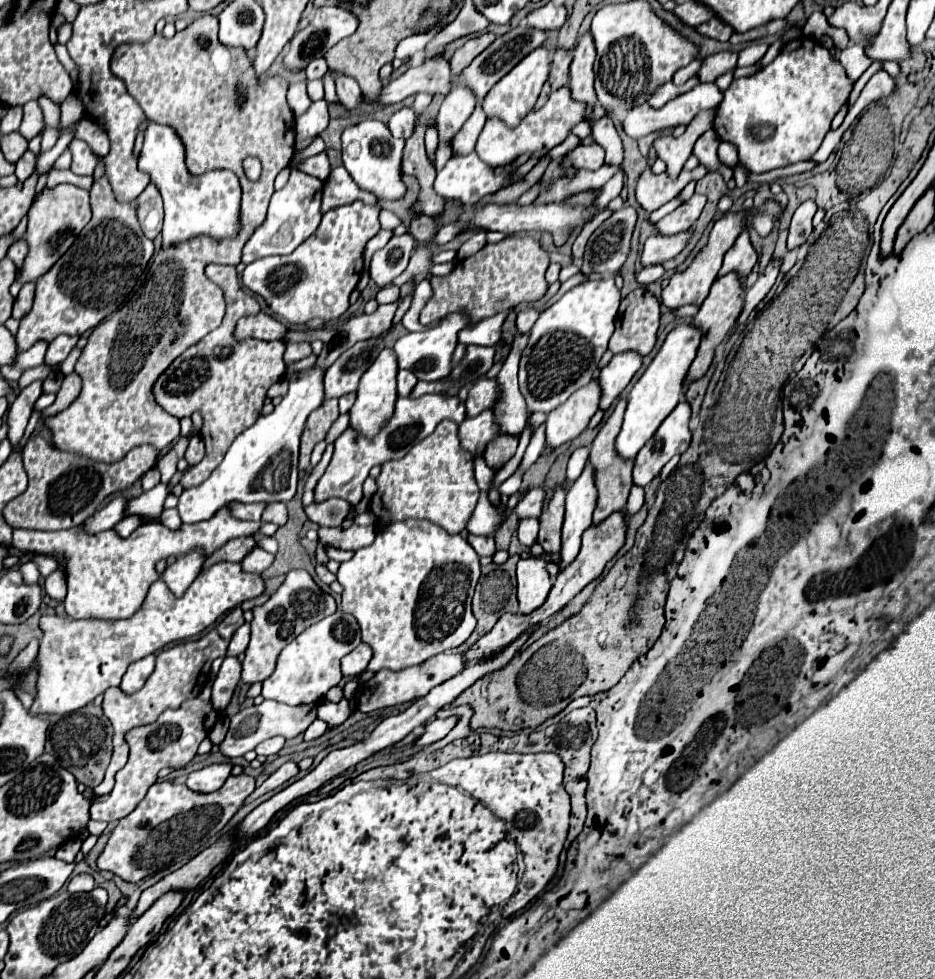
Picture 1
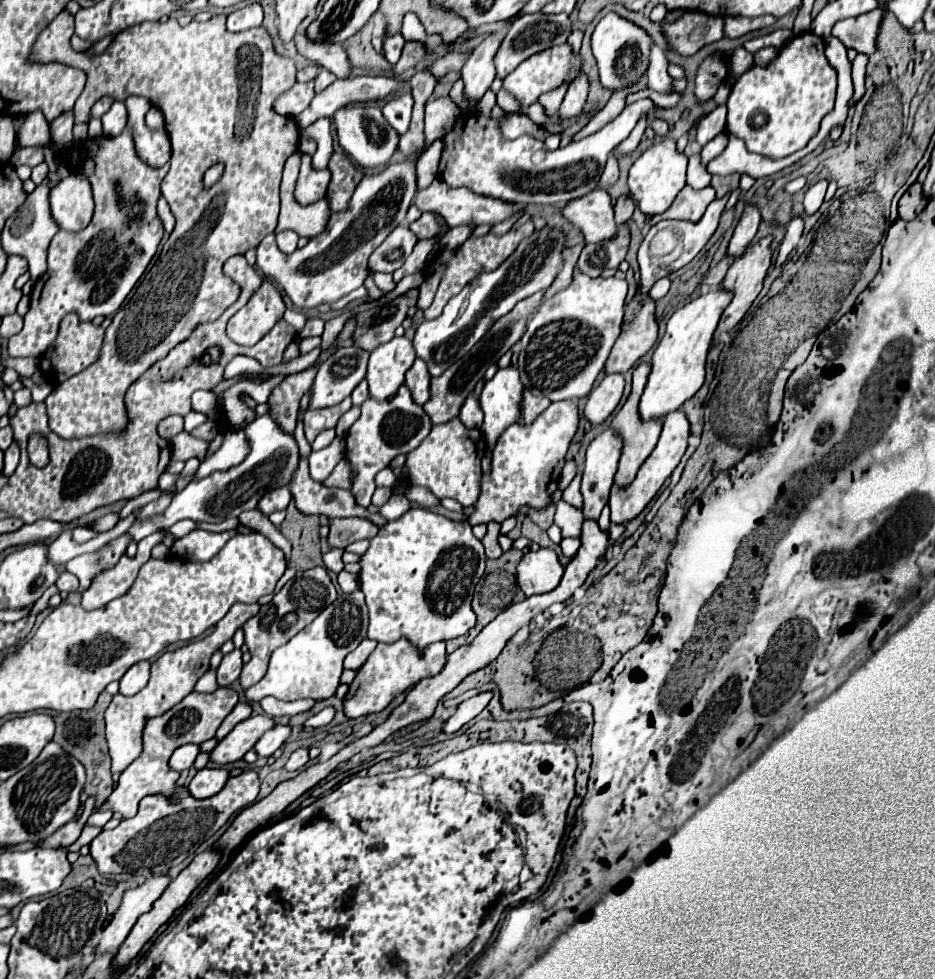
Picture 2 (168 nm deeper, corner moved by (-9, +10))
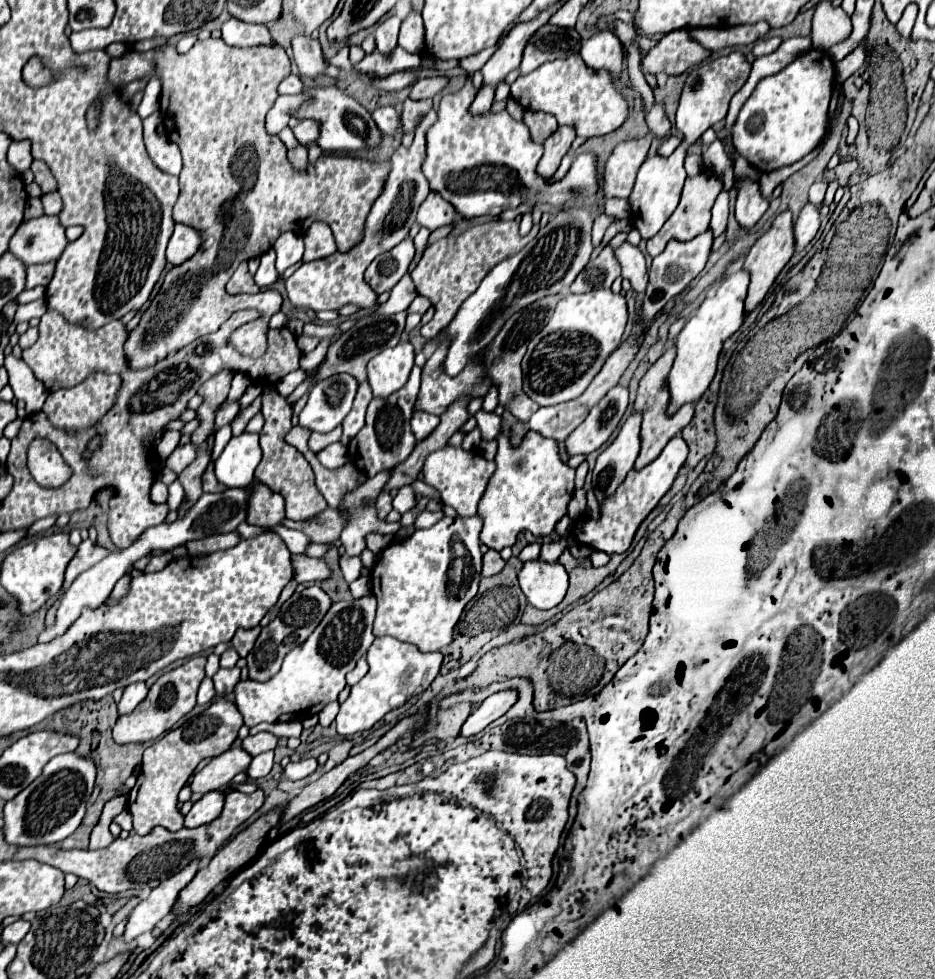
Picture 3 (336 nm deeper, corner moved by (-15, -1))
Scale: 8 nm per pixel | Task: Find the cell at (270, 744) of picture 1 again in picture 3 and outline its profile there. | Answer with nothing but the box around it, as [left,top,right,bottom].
[246,751,274,779]

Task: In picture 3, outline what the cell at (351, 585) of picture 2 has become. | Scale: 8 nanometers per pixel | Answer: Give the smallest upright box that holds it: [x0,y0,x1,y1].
[340,554,363,583]

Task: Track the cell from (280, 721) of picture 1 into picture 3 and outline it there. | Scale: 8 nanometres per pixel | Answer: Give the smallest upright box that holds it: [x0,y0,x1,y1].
[190,747,252,795]

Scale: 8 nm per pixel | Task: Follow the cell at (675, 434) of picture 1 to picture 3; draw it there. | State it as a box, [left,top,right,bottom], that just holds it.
[572,435,688,555]

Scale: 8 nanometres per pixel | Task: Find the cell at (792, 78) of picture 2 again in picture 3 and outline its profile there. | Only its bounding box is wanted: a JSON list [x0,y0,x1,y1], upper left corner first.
[734,49,834,173]

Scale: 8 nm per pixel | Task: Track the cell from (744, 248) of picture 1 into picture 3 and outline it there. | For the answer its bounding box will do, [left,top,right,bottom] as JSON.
[734,179,768,227]

